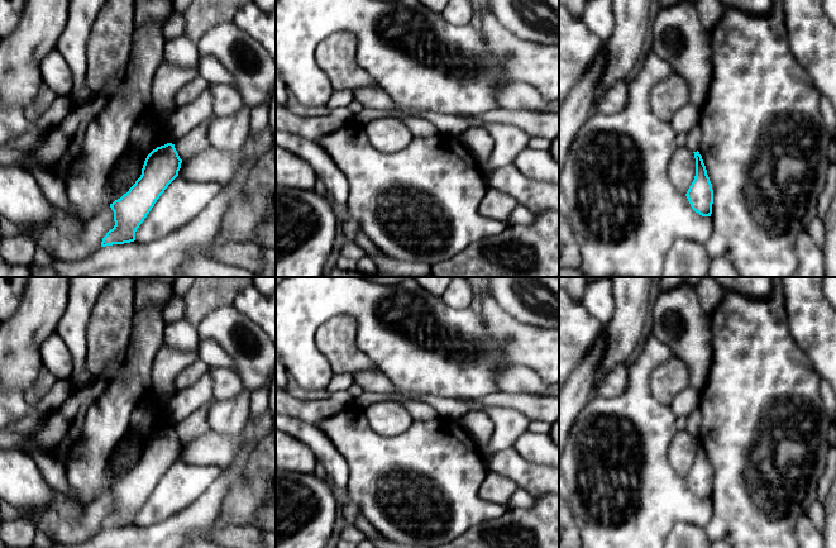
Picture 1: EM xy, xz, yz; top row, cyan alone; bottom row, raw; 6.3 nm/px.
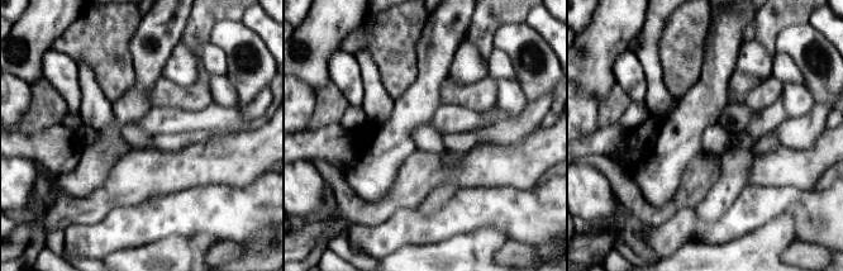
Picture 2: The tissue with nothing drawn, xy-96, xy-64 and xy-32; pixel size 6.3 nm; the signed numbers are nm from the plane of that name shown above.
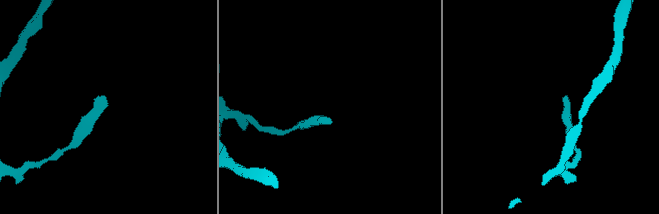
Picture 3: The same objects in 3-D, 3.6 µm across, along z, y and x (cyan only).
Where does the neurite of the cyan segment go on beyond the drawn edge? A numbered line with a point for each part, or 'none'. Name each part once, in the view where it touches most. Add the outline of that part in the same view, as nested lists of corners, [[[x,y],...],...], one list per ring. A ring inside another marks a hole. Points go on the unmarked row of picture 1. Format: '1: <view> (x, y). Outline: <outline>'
none

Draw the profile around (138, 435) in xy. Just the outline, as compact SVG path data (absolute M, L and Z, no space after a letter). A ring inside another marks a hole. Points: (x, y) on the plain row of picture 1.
M147 394L142 401L137 404L137 408L147 411L151 415L151 420L143 427L130 427L128 434L120 440L129 444L137 444L143 452L147 439L157 430L169 427L167 410L157 404L149 394Z

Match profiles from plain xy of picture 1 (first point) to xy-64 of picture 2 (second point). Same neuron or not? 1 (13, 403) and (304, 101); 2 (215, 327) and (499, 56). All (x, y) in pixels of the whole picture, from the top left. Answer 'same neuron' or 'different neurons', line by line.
1: same neuron
2: different neurons

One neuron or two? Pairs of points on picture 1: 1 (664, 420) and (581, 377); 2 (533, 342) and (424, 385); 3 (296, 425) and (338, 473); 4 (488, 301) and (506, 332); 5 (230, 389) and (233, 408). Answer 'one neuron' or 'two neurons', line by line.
1: two neurons
2: two neurons
3: one neuron
4: one neuron
5: two neurons

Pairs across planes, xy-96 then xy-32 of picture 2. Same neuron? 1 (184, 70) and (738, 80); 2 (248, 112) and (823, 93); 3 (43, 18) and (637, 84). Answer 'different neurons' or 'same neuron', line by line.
1: different neurons
2: different neurons
3: different neurons

